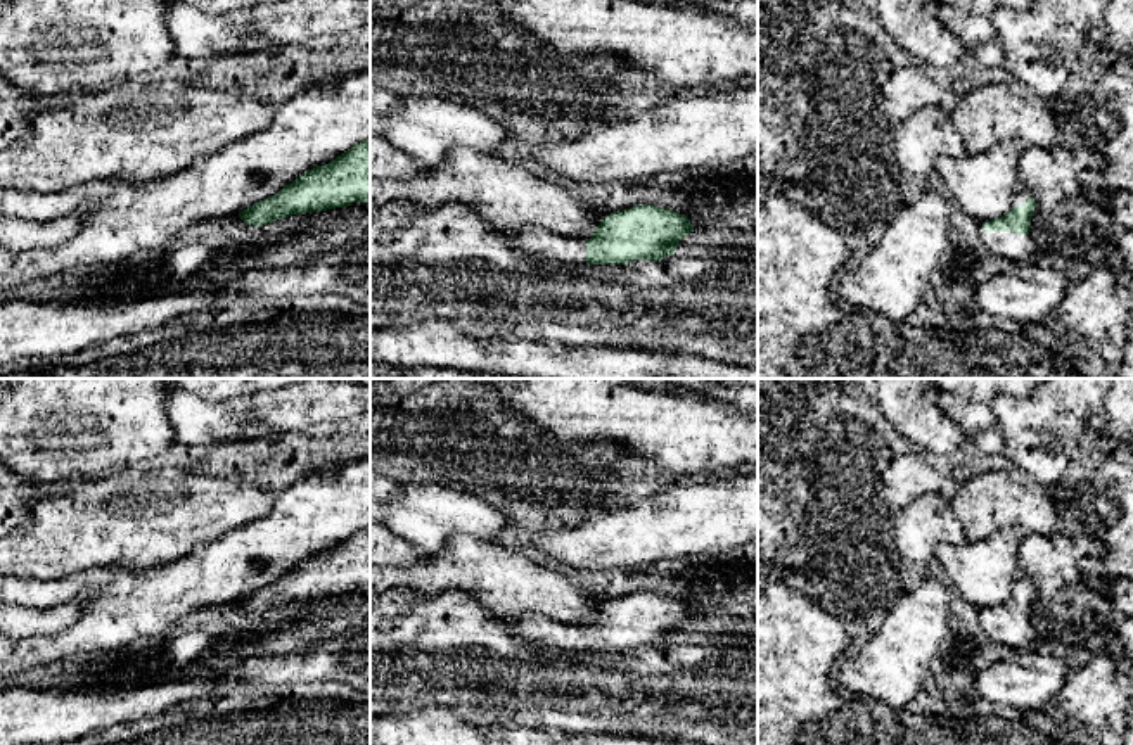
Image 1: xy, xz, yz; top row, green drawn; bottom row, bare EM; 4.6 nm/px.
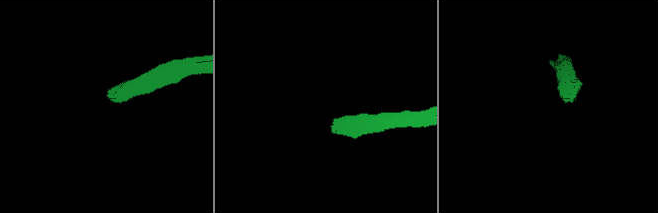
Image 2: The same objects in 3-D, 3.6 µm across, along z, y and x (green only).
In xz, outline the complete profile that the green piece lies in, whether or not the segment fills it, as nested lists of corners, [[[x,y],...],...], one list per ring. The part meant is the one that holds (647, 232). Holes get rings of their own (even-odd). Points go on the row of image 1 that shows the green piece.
[[[643,204],[607,211],[595,230],[581,235],[562,235],[536,226],[510,232],[515,235],[515,245],[536,261],[626,264],[675,256],[680,240],[695,230],[685,214]]]

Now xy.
[[[370,138],[355,143],[329,164],[317,166],[278,194],[239,213],[246,225],[261,226],[292,214],[348,207],[370,199]]]

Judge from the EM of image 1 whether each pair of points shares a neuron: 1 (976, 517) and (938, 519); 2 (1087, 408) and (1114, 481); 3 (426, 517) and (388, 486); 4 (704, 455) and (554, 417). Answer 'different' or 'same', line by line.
1: different
2: different
3: different
4: same

